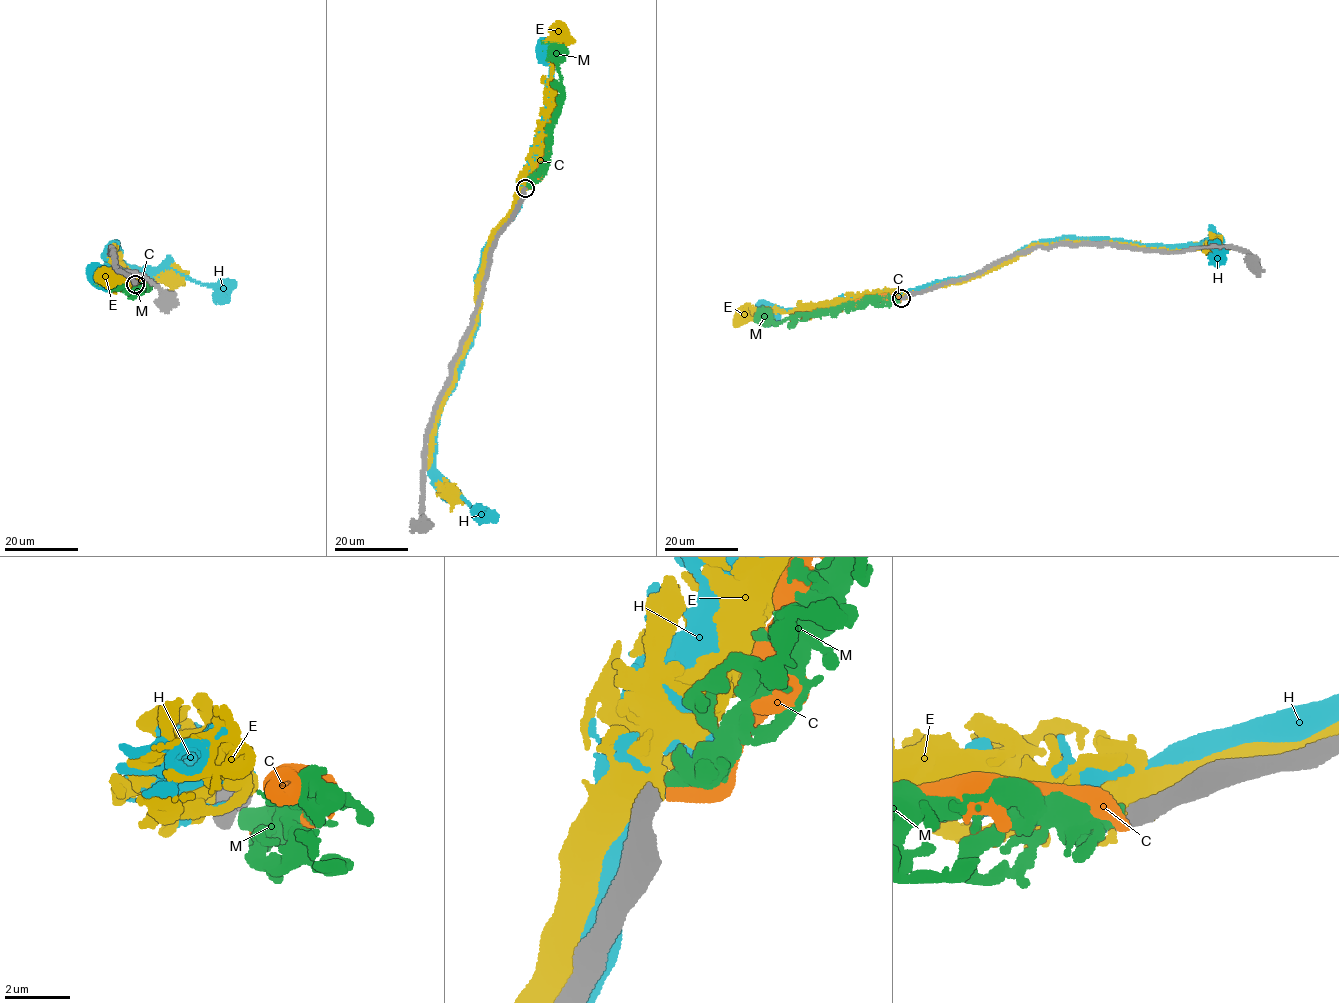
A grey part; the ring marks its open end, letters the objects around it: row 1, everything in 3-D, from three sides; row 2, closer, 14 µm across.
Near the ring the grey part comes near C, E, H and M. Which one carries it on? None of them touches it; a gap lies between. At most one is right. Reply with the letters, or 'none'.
M

